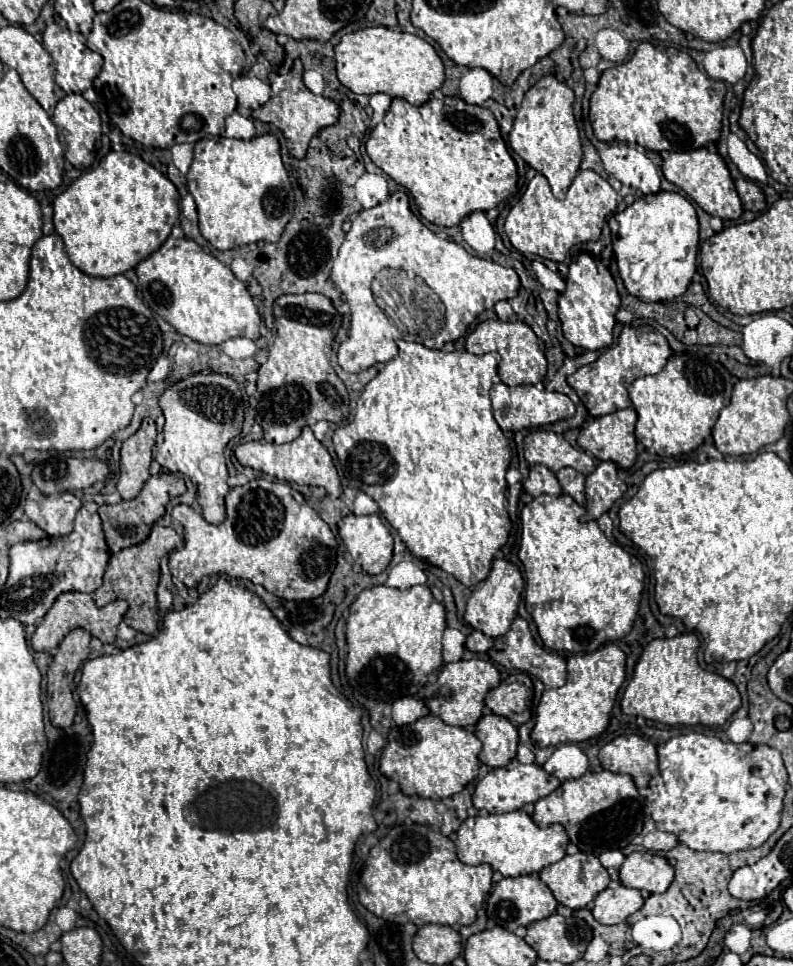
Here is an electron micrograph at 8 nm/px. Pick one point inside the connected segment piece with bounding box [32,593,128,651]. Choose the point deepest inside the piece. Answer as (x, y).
(71, 610)

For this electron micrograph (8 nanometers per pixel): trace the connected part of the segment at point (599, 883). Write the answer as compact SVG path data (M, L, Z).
M576 853L576 855L566 855L562 861L556 861L554 865L548 865L546 869L540 871L540 879L550 887L554 893L556 901L570 907L570 909L582 909L590 901L596 899L600 891L604 891L610 883L608 871L600 865L600 861L592 853Z

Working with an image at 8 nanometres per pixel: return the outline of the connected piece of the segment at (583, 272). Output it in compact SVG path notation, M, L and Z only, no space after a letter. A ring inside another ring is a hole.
M580 253L576 259L570 263L570 273L566 279L566 291L562 293L568 303L558 303L558 315L562 321L562 331L564 337L574 343L576 347L584 347L588 351L598 351L606 349L614 343L612 329L616 323L616 311L620 307L620 295L616 291L616 283L610 275L610 271L604 267L604 263L590 255L590 253Z

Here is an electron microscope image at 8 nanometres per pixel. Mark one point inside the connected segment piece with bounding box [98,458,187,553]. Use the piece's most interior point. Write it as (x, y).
(128, 523)

